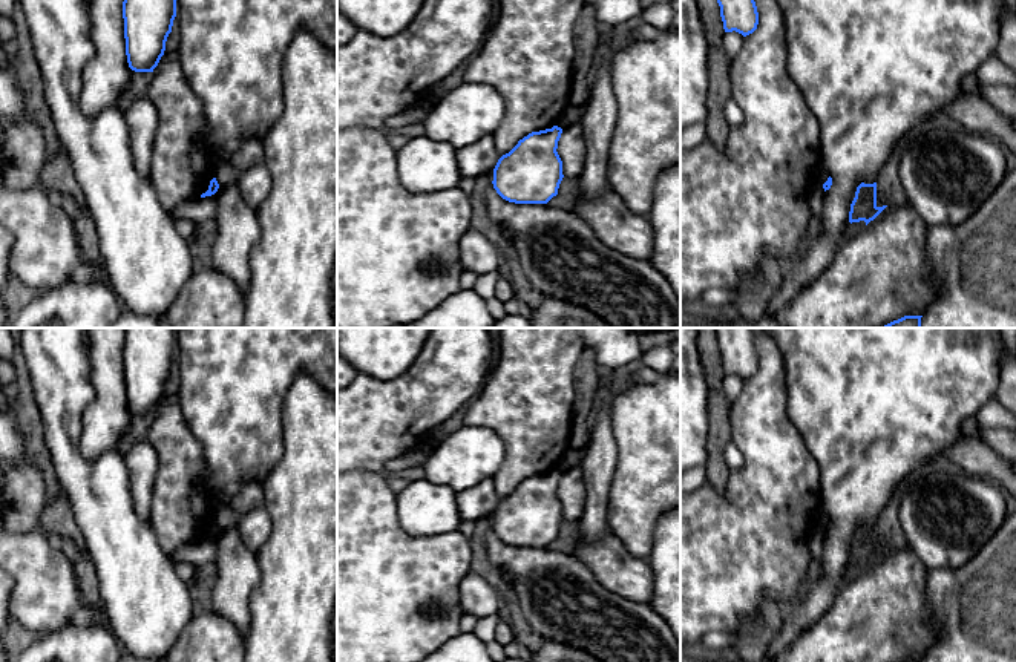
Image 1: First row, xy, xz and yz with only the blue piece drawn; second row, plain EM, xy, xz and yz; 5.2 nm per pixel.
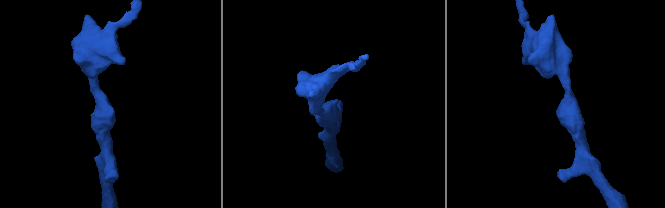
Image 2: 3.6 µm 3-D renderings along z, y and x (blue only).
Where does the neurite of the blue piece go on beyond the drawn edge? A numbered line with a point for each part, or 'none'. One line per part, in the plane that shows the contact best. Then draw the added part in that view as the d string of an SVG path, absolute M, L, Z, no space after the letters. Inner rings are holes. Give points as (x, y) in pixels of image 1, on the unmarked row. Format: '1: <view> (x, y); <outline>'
none

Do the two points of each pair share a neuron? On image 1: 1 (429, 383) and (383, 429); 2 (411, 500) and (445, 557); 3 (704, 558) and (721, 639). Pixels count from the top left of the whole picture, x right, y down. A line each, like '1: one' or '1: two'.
1: one
2: two
3: two

